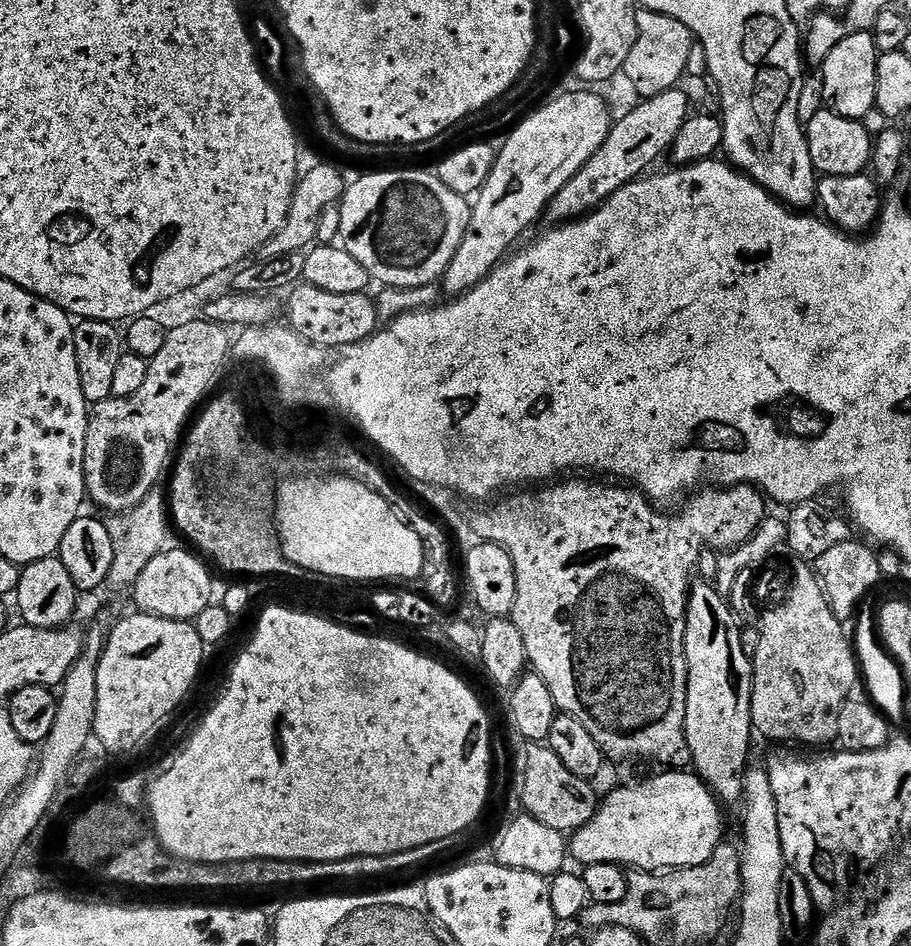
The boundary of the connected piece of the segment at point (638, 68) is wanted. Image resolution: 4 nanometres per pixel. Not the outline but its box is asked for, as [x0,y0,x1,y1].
[622,8,694,98]

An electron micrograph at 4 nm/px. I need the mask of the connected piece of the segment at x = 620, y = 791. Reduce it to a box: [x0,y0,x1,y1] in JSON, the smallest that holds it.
[571,771,725,873]

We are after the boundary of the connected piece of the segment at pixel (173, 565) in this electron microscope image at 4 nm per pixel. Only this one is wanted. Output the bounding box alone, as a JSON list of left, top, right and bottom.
[130,548,213,621]

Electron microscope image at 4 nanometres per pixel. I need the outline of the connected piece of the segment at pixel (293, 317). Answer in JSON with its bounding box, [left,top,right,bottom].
[286,282,381,350]

